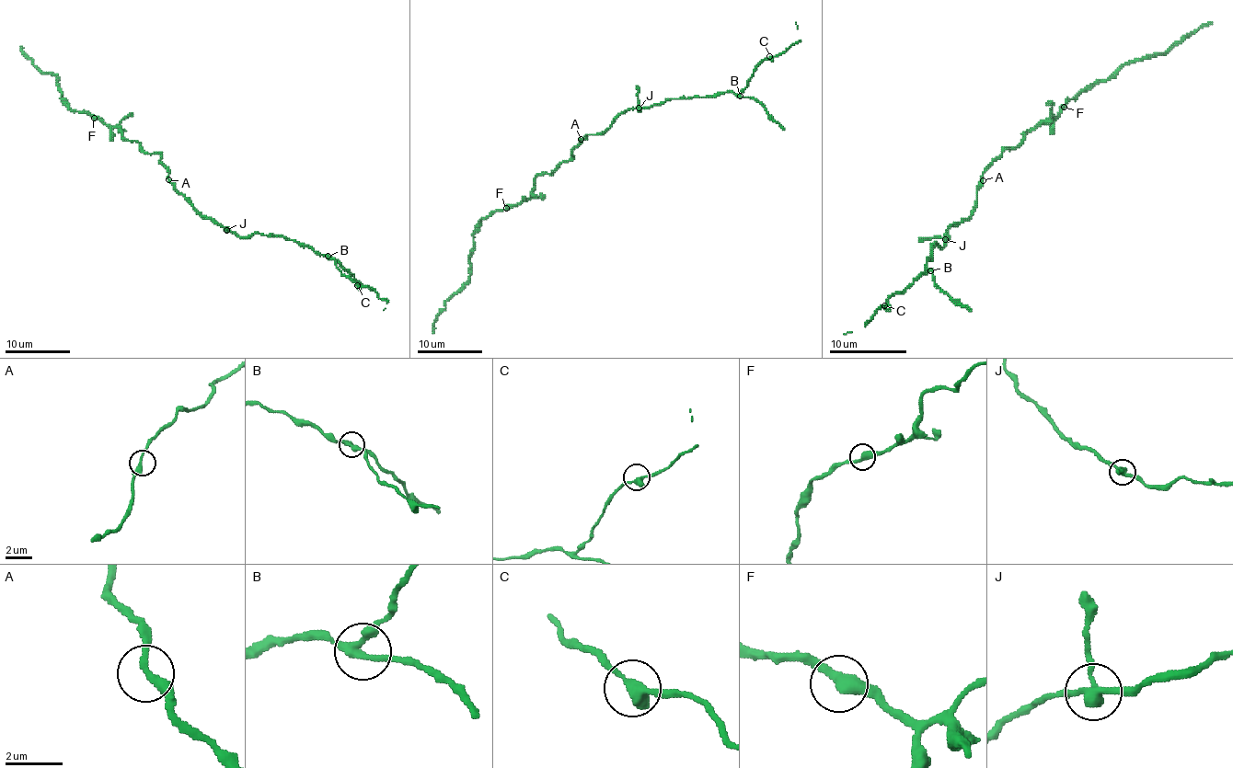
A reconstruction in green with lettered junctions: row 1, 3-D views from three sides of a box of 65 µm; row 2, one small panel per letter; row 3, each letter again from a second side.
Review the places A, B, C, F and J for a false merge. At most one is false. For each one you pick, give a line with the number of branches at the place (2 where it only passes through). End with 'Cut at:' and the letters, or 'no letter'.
J: branches 3
Cut at: J

